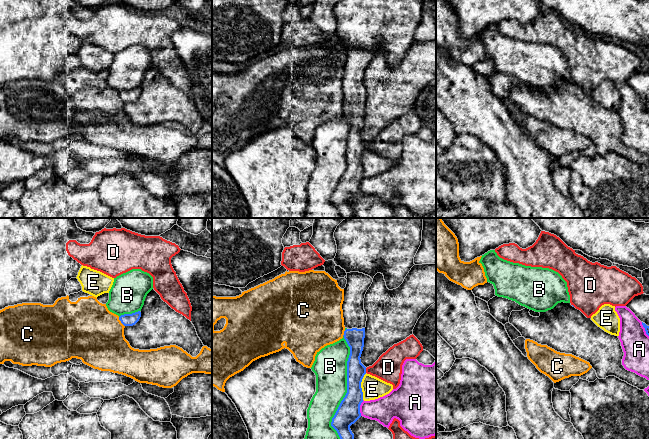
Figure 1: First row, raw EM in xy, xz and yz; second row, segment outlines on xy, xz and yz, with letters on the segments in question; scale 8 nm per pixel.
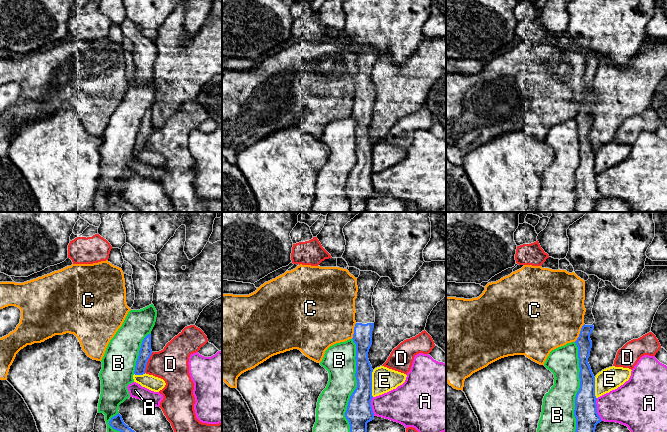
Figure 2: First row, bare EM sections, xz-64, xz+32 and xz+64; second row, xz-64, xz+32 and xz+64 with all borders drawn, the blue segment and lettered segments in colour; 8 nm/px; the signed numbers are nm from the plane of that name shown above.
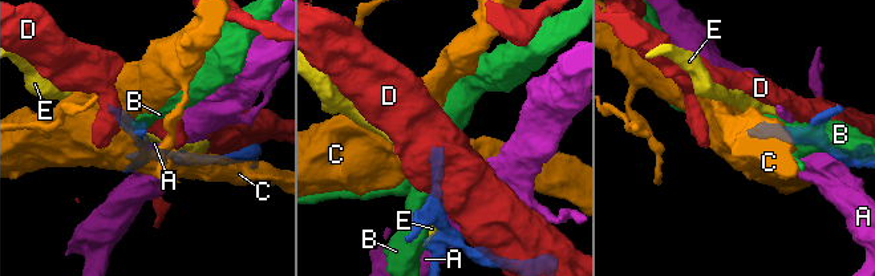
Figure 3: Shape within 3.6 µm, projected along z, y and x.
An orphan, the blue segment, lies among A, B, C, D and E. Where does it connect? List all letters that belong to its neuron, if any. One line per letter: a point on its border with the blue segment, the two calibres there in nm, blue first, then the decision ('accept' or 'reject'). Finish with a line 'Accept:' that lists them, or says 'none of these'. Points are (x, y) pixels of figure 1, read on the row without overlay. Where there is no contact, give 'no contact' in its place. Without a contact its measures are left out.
A: xz (359, 184) | 190/200 nm | reject
B: xz (347, 164) | 190/280 nm | reject
C: xy (121, 98) | 100/460 nm | reject
D: xz (365, 146) | 150/220 nm | reject
E: xz (360, 162) | 190/180 nm | reject
Accept: none of these

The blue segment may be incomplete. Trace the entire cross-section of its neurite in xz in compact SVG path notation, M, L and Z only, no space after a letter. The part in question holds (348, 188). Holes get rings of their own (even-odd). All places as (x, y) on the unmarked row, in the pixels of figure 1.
M359 48L347 49L347 60L344 64L344 77L342 80L344 102L344 115L350 123L350 131L347 137L347 169L341 177L334 193L332 194L331 202L337 207L342 218L354 218L354 210L350 202L354 200L360 193L360 181L363 178L363 168L361 158L366 150L366 143L361 139L361 130L364 123L365 103L367 91L364 86L364 74L367 66L371 62L373 55Z

